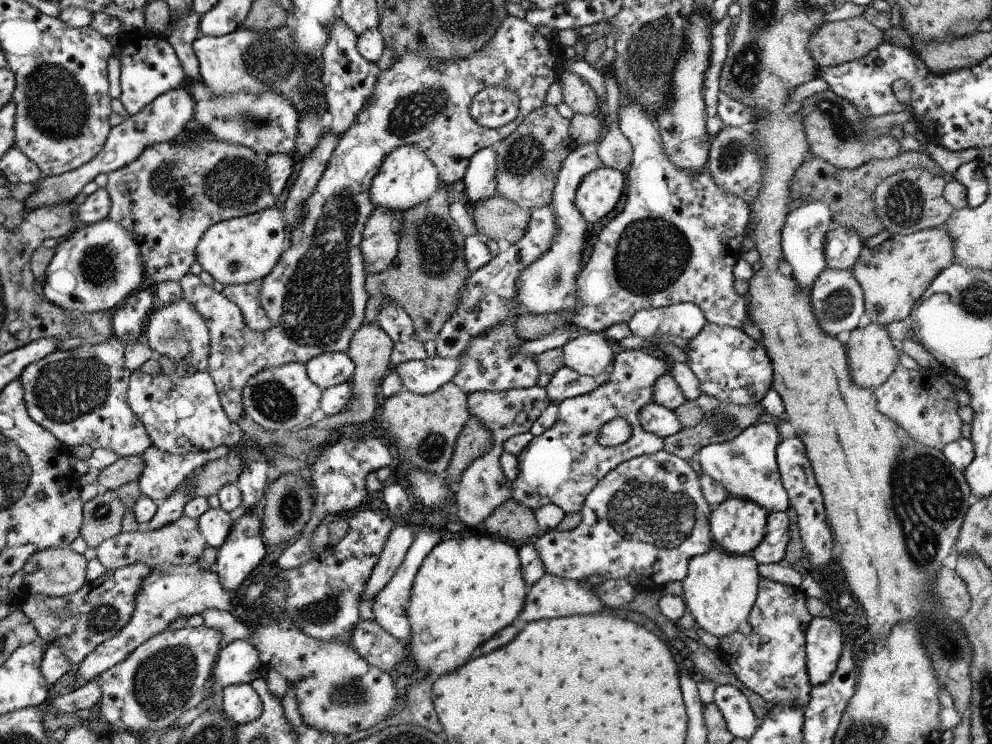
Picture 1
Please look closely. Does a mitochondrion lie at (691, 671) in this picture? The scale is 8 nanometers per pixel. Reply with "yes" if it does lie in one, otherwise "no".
no

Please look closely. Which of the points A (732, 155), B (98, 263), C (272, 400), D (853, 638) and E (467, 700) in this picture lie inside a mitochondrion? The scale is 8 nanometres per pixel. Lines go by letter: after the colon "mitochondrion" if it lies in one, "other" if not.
A: mitochondrion
B: mitochondrion
C: mitochondrion
D: other
E: other

